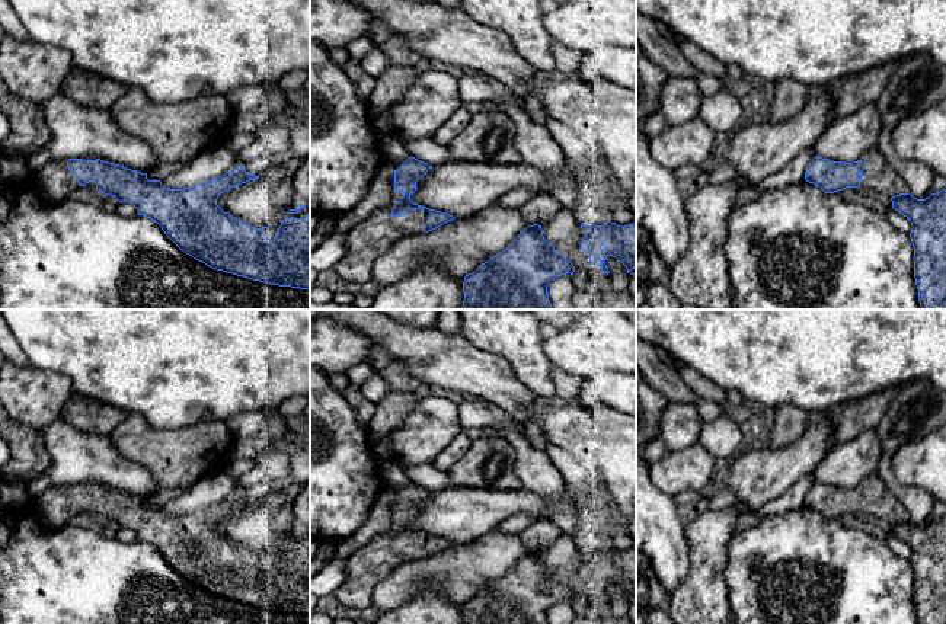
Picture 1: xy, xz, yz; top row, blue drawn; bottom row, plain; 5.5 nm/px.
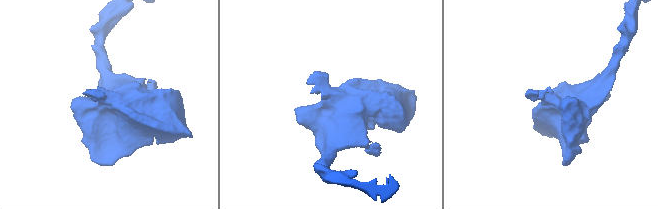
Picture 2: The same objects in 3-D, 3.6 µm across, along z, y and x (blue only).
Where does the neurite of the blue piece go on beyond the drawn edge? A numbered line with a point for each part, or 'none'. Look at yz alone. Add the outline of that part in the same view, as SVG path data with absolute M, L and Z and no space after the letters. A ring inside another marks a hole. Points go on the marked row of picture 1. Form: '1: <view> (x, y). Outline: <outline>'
1: yz (879, 178). Outline: M878 147L866 151L859 160L866 164L860 189L888 198L910 192L905 180L889 166Z

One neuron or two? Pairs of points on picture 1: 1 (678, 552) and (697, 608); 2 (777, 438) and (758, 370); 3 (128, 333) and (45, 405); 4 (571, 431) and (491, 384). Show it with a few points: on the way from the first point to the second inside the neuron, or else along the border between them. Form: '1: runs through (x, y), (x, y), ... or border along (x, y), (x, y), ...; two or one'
1: border along (686, 540), (689, 573), (668, 595); two
2: border along (774, 408), (795, 405), (808, 412); two
3: border along (40, 368), (63, 373), (72, 381), (74, 392); two
4: border along (539, 397), (527, 408), (527, 418); two

